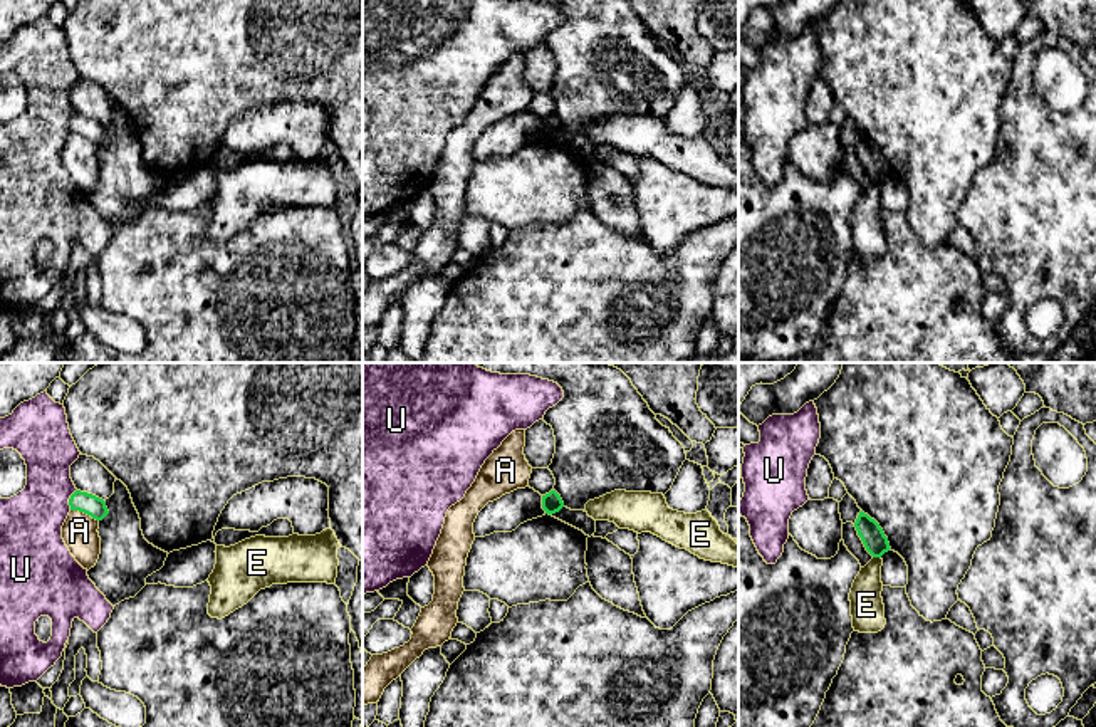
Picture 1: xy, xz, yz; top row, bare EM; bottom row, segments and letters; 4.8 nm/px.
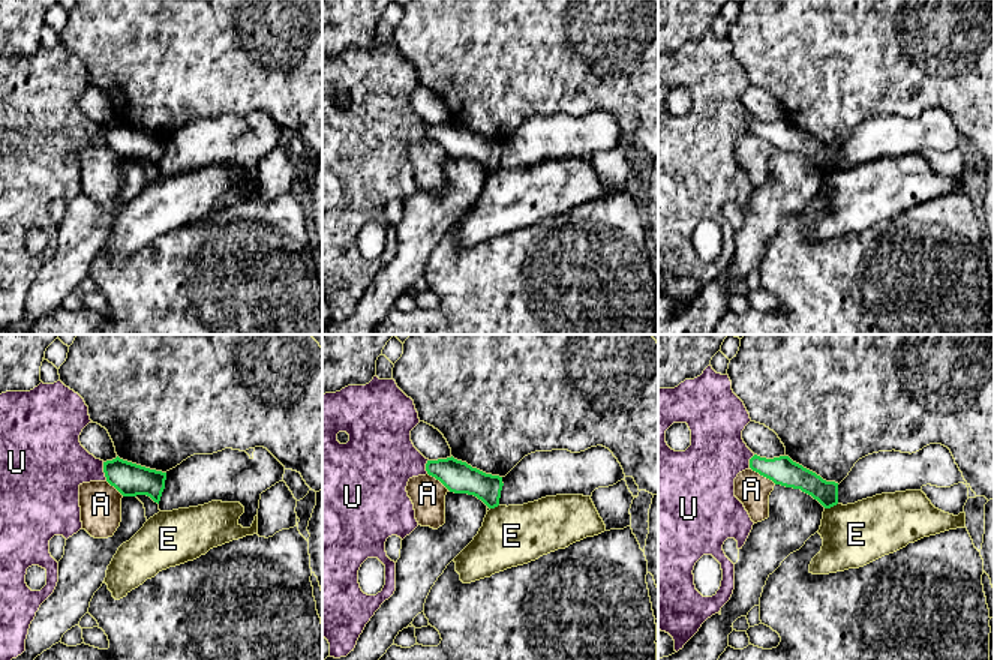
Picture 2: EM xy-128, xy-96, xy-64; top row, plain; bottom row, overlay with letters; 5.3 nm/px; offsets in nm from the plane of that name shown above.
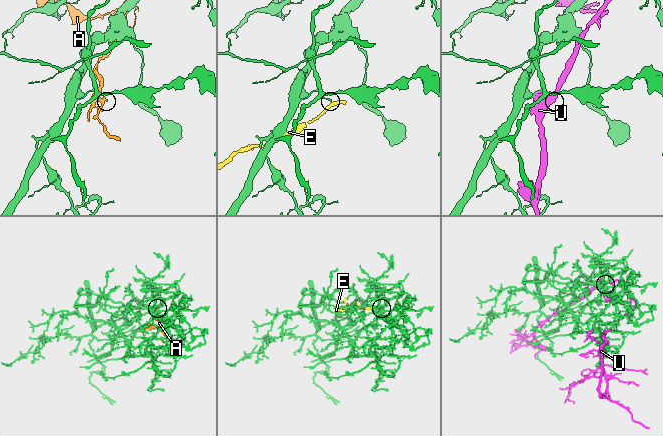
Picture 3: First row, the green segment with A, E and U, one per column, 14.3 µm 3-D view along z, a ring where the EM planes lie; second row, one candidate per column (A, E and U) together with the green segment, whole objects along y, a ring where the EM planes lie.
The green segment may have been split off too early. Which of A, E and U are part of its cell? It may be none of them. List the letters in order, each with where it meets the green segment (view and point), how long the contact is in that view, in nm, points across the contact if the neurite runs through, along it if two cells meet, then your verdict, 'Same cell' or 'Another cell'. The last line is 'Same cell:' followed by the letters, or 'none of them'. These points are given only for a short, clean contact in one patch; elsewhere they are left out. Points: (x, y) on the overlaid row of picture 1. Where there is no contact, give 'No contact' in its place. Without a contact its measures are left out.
A: Touches green at xy (84, 512). Shared border 150 nm. Another cell
E: Touches green at yz (876, 556). Shared border 40 nm. Boundary: yz (873, 556), (880, 558). Another cell
U: Touches green at xy (69, 499). Shared border 110 nm. Another cell
Same cell: none of them

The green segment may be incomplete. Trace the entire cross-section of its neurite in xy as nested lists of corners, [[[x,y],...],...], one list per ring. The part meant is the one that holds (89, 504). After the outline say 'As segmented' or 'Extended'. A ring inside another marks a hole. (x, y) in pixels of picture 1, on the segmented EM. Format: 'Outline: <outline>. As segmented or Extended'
Outline: [[[76,490],[69,499],[70,510],[79,510],[96,520],[102,520],[109,510],[106,502],[92,494]]]. As segmented

